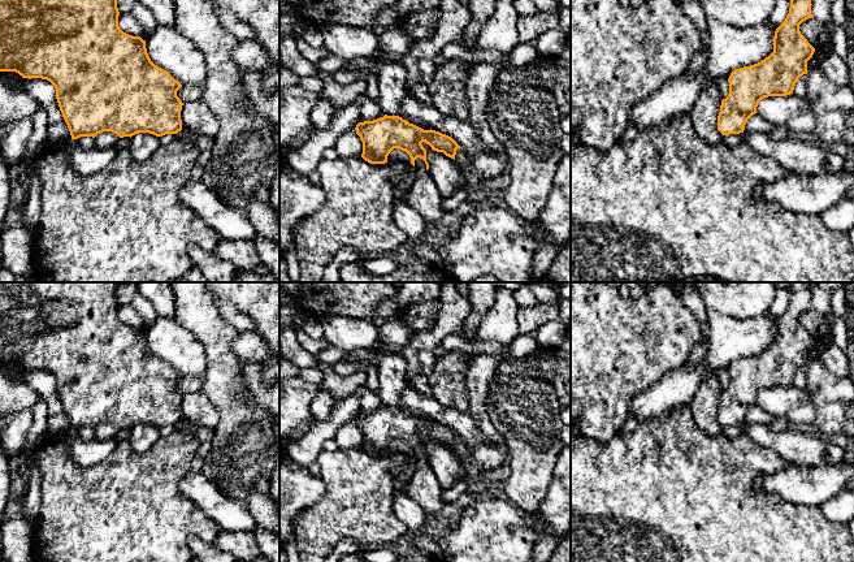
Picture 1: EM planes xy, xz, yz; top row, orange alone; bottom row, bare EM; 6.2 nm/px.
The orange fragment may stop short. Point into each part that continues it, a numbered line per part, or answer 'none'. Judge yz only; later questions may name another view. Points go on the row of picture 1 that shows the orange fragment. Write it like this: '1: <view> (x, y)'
none

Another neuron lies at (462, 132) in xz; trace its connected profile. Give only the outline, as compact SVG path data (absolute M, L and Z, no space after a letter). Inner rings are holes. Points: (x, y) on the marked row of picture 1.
M413 96L404 99L400 103L400 109L407 117L421 121L432 130L451 137L469 156L487 152L487 147L468 121L446 116L434 105L428 105Z

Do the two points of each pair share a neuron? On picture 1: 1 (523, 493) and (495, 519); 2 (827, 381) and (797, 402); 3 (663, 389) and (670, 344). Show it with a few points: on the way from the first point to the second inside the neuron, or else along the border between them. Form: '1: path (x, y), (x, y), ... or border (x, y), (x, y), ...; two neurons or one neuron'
1: border (498, 493), (528, 514), (533, 514), (542, 502); two neurons
2: border (805, 389), (815, 411), (813, 423); two neurons
3: border (684, 363), (640, 392); two neurons

